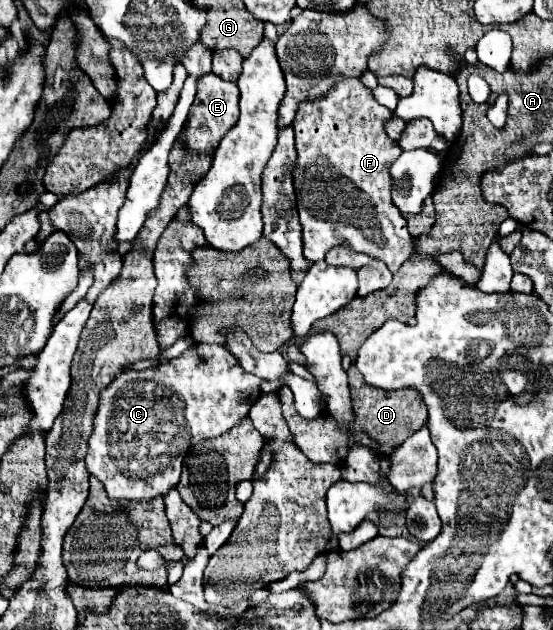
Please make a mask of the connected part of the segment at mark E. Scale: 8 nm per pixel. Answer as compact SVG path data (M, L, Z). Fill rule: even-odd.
M206 74L200 78L198 82L198 92L196 92L196 100L190 106L188 118L182 126L180 132L180 144L184 148L184 152L188 154L214 154L214 150L218 148L218 142L226 136L226 132L236 124L236 120L240 118L240 110L238 110L238 86L234 82L222 80L216 74Z

